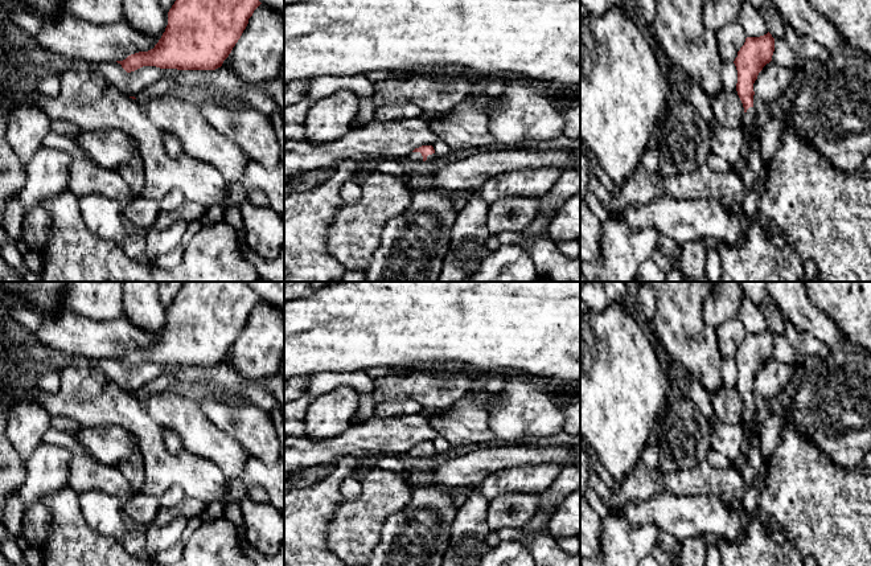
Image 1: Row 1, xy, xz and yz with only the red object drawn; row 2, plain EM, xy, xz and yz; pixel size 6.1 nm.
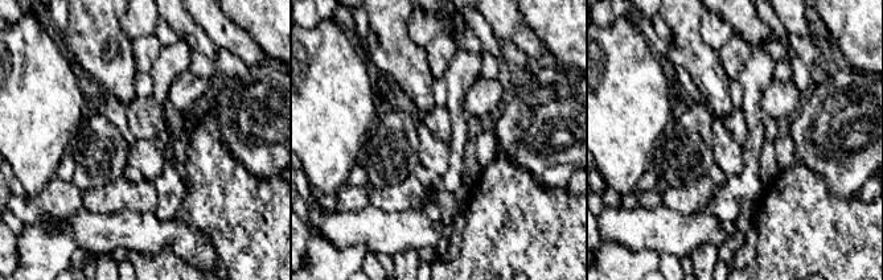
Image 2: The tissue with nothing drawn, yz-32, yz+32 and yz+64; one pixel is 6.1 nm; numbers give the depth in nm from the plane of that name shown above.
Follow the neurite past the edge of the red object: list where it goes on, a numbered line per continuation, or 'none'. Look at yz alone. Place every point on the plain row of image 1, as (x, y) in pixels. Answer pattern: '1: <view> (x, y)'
1: yz (748, 423)

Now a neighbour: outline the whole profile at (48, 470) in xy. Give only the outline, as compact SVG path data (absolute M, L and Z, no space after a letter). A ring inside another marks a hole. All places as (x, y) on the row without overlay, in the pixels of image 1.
M42 443L25 462L20 499L37 503L67 487L71 458L73 454L66 448Z

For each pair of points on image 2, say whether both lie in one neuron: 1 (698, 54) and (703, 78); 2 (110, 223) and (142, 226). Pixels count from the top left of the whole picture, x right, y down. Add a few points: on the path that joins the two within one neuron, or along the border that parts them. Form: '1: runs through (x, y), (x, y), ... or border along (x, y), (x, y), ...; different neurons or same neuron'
1: runs through (699, 60), (703, 65), (703, 73); same neuron
2: runs through (118, 226), (134, 226); same neuron

